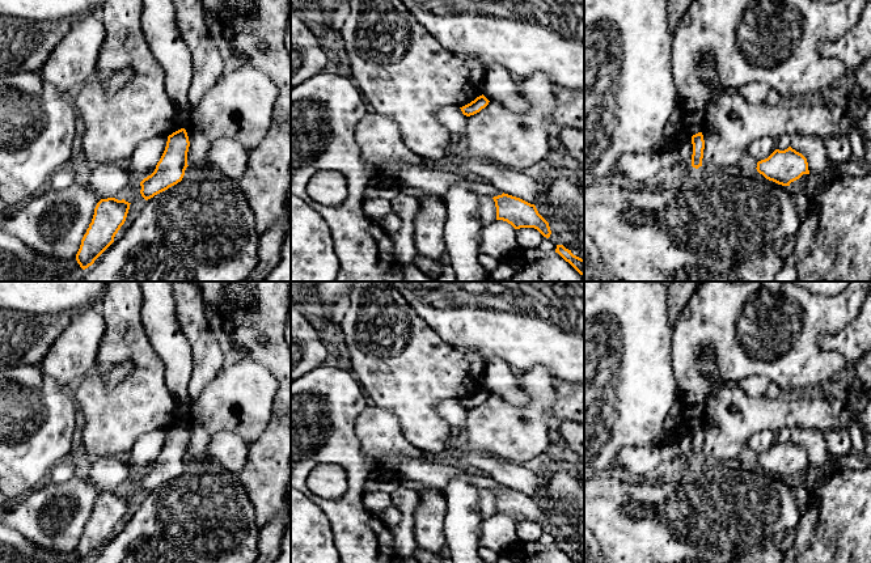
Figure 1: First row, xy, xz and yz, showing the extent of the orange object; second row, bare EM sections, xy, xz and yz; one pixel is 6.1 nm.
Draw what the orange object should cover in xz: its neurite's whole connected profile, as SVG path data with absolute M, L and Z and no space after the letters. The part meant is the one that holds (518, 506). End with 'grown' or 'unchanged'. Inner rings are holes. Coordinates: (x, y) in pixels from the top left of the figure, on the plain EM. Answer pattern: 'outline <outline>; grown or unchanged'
outline M504 486L492 492L496 500L496 513L507 515L515 522L534 521L544 530L550 530L549 516L538 507L534 498Z; unchanged

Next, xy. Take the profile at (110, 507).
outline M115 491L101 492L97 496L92 516L76 547L76 554L83 563L92 559L114 536L115 528L126 515L130 498L124 492Z; unchanged

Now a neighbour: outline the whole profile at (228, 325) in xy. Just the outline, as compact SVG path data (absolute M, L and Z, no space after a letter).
M228 297L224 301L223 309L228 314L228 319L225 322L223 322L225 340L233 347L238 359L248 357L246 352L242 348L240 348L238 346L236 346L231 338L233 334L233 305Z

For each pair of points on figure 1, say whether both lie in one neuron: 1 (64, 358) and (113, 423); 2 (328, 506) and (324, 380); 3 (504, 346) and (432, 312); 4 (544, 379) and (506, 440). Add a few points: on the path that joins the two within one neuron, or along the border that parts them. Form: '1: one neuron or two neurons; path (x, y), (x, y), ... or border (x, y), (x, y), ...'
1: two neurons; border (98, 352), (94, 365), (80, 381)
2: one neuron; path (354, 485), (354, 462), (337, 443), (333, 414)
3: one neuron; path (486, 327), (483, 325), (457, 325), (451, 322)
4: one neuron; path (541, 396), (541, 407), (537, 415), (523, 430)

